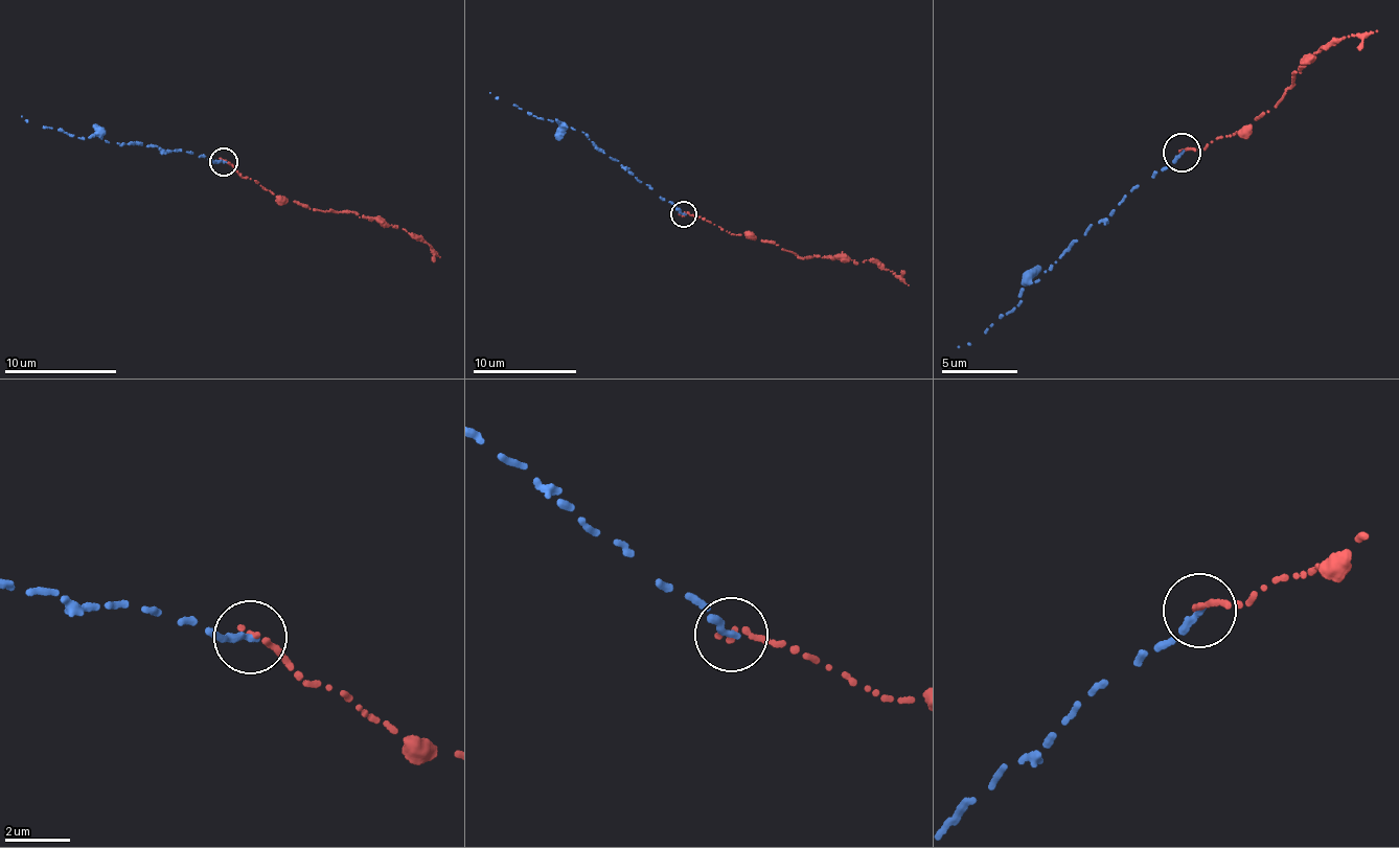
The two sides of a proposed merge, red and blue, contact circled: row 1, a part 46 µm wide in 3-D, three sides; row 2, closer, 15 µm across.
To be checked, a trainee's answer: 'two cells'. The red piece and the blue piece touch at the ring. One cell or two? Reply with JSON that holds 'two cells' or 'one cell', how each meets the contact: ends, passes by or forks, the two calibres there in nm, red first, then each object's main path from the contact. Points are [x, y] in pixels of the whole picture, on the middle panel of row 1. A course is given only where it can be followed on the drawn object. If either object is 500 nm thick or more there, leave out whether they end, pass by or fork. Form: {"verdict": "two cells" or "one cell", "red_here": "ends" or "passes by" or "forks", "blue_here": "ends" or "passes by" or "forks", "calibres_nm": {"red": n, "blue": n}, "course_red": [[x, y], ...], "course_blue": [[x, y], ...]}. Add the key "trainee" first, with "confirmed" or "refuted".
{"trainee": "refuted", "verdict": "one cell", "red_here": "ends", "blue_here": "ends", "calibres_nm": {"red": 190, "blue": 240}, "course_red": [[682, 214], [808, 258], [818, 256], [880, 264], [909, 285]], "course_blue": [[683, 212], [595, 147], [586, 133], [532, 116], [489, 93]]}

